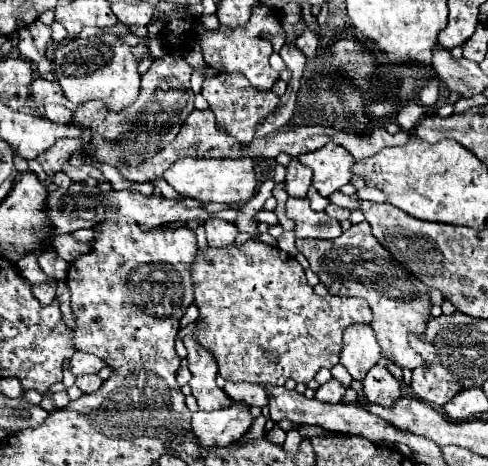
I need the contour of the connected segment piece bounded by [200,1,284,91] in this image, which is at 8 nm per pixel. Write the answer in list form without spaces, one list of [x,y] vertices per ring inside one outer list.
[[[256,1],[254,9],[252,9],[252,17],[248,21],[248,25],[226,31],[226,33],[218,33],[218,31],[208,31],[202,37],[202,53],[204,59],[208,63],[208,67],[212,67],[216,73],[244,73],[246,79],[262,89],[262,91],[270,91],[272,85],[278,81],[278,73],[272,71],[268,57],[272,55],[272,43],[270,37],[282,33],[282,23],[280,17],[276,15],[274,9],[266,7],[264,3]]]

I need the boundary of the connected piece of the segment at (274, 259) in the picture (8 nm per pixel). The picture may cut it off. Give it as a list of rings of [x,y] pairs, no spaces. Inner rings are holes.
[[[250,239],[240,247],[228,245],[222,249],[210,247],[208,251],[198,251],[196,261],[192,265],[192,273],[194,273],[194,303],[200,309],[200,323],[198,323],[198,343],[204,345],[206,349],[210,349],[218,361],[220,367],[220,375],[226,381],[248,381],[248,383],[270,383],[270,385],[284,385],[288,377],[292,379],[300,379],[300,383],[308,383],[310,379],[314,379],[316,371],[320,367],[330,369],[332,365],[338,363],[340,359],[340,351],[342,351],[342,333],[348,325],[352,323],[370,323],[372,321],[372,311],[368,307],[368,303],[360,297],[336,297],[336,295],[328,295],[328,297],[320,297],[314,293],[314,289],[308,285],[306,277],[304,277],[304,269],[302,265],[288,253],[284,253],[278,247],[266,245],[258,239]]]

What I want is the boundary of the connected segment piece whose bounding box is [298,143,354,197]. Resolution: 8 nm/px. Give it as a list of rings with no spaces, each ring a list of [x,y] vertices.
[[[324,145],[322,149],[316,149],[312,153],[304,153],[298,157],[304,165],[308,165],[314,171],[312,185],[318,189],[320,195],[328,197],[338,187],[346,185],[352,179],[352,165],[354,157],[340,145]]]

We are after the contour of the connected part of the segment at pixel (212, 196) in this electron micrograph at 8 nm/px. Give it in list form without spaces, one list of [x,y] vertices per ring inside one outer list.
[[[250,157],[244,159],[180,159],[166,173],[164,179],[182,195],[198,201],[216,201],[226,205],[244,205],[250,197],[256,195],[258,173],[256,161]]]

